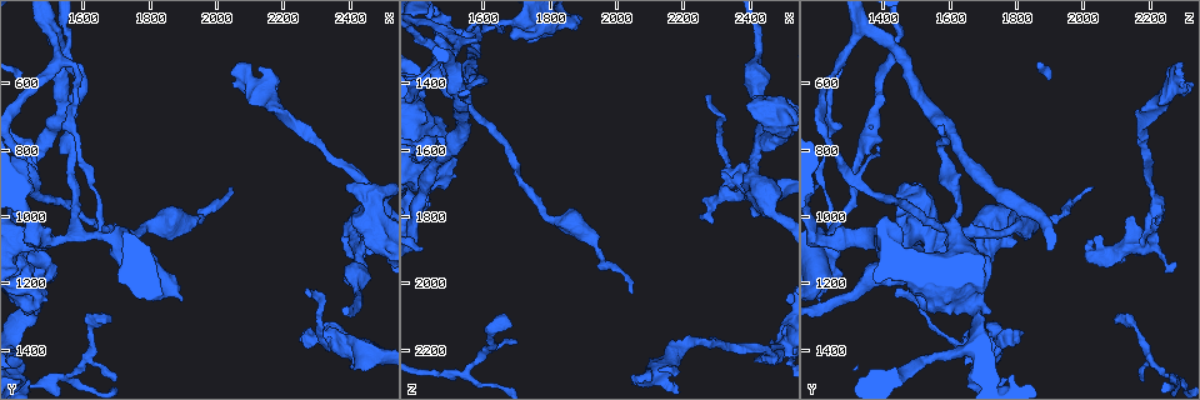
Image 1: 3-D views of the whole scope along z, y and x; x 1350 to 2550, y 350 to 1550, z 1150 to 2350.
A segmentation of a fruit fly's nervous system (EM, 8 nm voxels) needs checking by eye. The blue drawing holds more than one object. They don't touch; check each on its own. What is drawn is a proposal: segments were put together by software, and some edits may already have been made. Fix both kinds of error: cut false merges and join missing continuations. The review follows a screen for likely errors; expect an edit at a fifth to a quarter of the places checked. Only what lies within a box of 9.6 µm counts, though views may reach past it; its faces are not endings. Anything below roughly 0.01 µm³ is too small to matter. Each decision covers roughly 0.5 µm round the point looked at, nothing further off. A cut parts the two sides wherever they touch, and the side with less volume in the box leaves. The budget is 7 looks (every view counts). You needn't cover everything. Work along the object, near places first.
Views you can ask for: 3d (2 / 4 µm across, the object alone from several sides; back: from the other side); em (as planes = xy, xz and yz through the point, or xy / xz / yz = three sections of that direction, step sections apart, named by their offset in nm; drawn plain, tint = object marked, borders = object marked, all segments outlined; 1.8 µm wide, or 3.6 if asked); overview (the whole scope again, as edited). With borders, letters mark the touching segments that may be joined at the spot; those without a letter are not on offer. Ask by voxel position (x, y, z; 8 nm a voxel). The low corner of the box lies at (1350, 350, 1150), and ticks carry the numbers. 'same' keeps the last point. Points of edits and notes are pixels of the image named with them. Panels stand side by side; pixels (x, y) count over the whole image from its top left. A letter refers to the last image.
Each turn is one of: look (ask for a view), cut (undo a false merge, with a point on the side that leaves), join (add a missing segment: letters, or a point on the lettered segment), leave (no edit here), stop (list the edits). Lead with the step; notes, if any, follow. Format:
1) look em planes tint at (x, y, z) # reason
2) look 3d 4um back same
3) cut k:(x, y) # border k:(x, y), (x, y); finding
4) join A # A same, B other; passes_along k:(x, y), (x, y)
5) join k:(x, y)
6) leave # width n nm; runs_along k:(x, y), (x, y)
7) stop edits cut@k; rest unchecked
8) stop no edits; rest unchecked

look 3d 4um at (2470, 960, 2210) # calibre changes

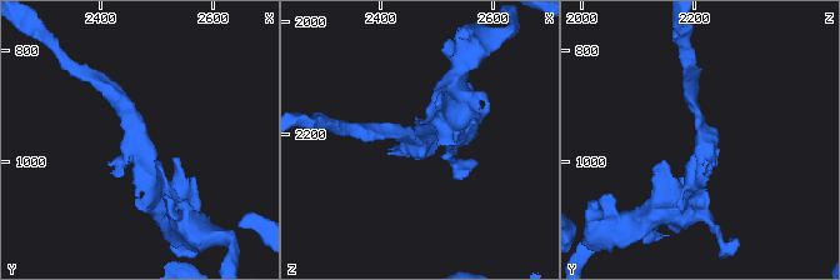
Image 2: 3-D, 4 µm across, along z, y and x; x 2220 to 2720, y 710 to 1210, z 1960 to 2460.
look em yz step 16 tint at (2470, 965, 2215) # now the EM

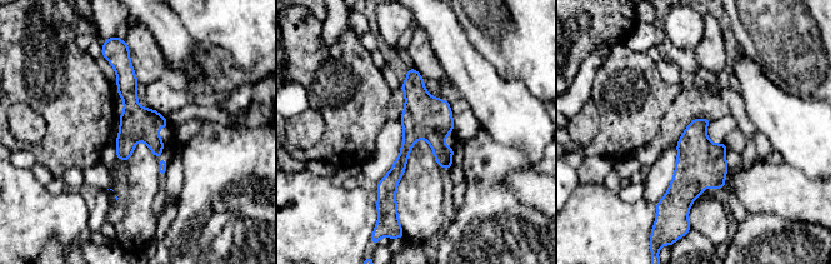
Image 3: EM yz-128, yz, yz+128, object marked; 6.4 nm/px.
look em planes borders same # another direction

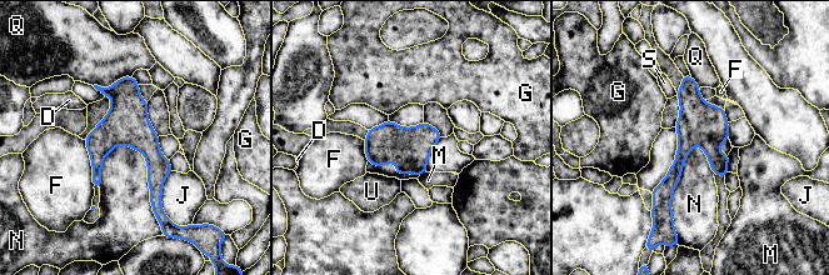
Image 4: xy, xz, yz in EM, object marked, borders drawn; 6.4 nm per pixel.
leave # width 280 nm; D other, F other, G other, J other, M other, N other, Q other, S other, U other; border 4:(118, 144), (143, 154), (160, 223); all the same neuron

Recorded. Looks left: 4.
look 3d 2um at (2250, 1370, 1800) # branch stops here

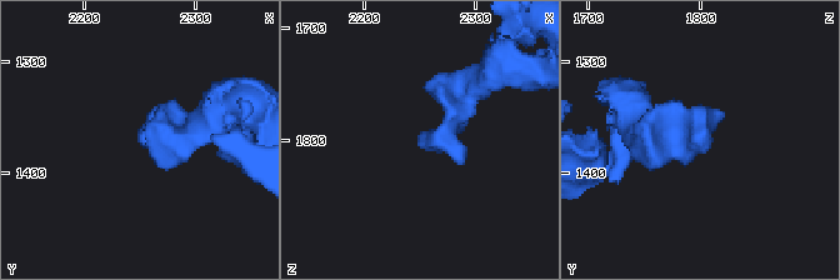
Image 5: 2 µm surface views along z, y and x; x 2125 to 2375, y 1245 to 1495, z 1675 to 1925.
look em planes borders at (2248, 1368, 1802)

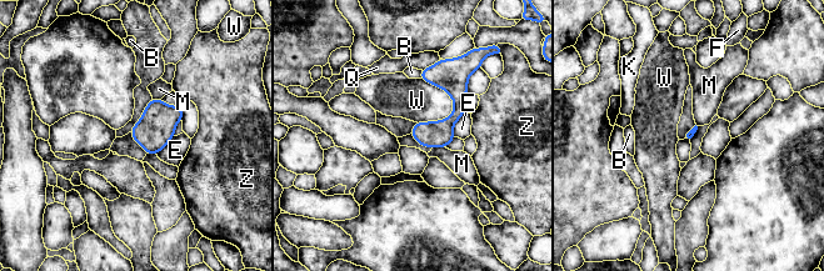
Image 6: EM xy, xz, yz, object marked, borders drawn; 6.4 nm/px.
leave # B other, E other, F other, K other, M other, Q other, W other, Z other; border 6:(444, 146), (434, 146), (432, 149); no lettered segment goes on from it

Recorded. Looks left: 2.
look 3d 2um at (2130, 630, 2260) # calibre changes

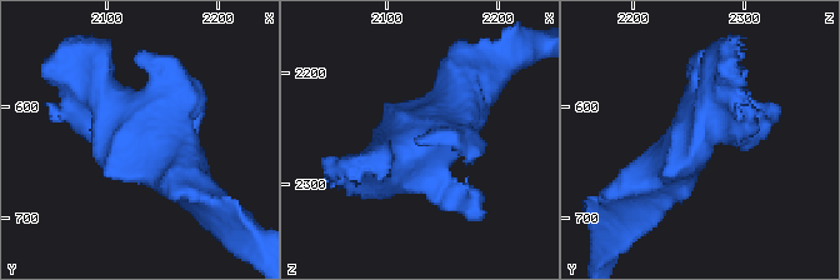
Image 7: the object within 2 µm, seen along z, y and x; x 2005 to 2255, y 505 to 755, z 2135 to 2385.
look em planes borders at (2132, 622, 2260) # shape alone is not enough

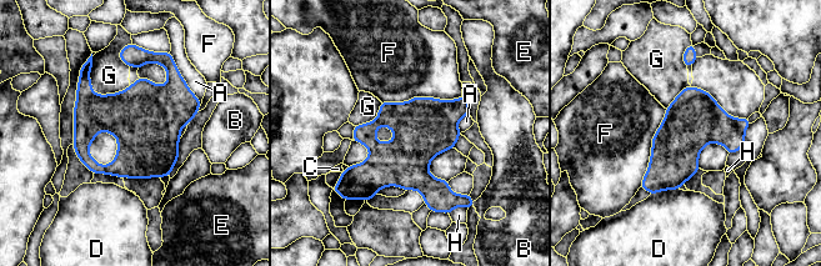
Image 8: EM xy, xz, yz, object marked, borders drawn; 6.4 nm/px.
leave # A other, B other, C other, D other, E other, F other, G other, H other; border 8:(461, 95), (381, 103); one neuron here

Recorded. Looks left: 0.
stop no edits; rest unchecked

